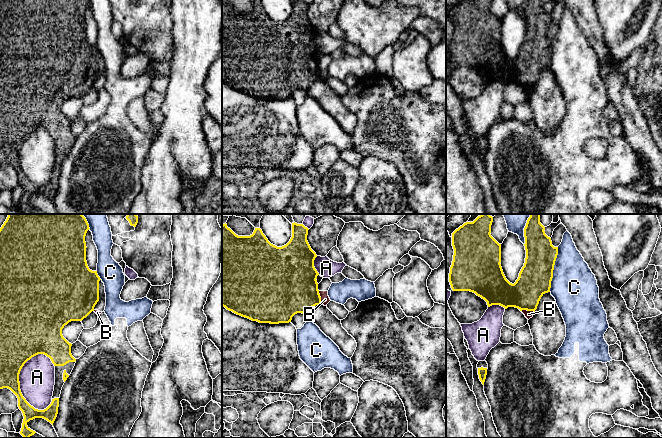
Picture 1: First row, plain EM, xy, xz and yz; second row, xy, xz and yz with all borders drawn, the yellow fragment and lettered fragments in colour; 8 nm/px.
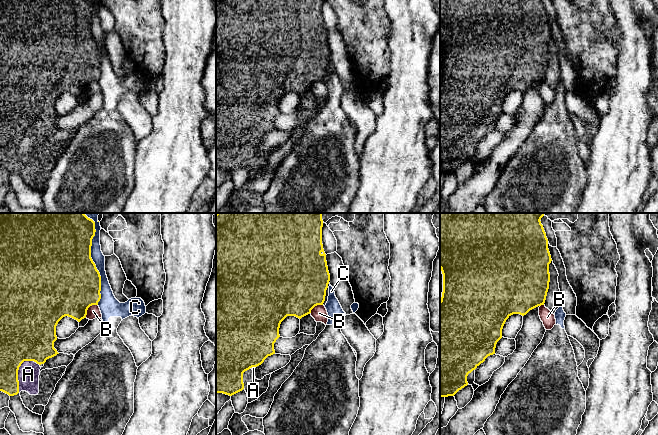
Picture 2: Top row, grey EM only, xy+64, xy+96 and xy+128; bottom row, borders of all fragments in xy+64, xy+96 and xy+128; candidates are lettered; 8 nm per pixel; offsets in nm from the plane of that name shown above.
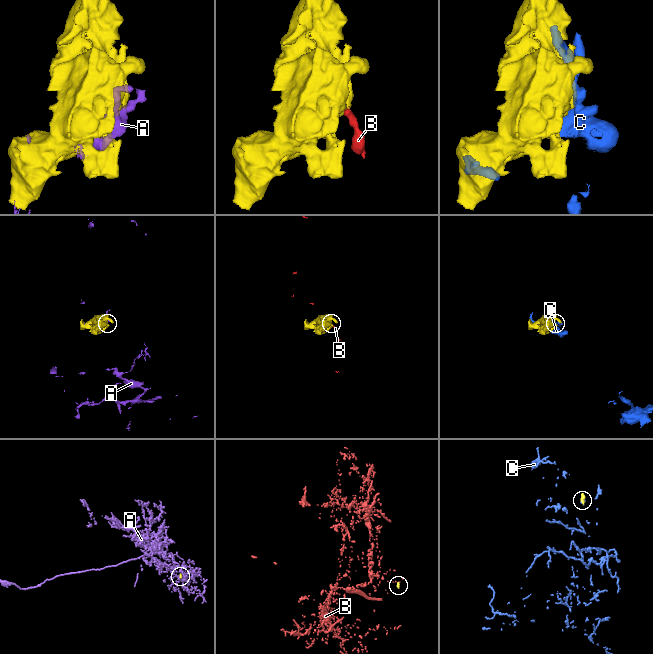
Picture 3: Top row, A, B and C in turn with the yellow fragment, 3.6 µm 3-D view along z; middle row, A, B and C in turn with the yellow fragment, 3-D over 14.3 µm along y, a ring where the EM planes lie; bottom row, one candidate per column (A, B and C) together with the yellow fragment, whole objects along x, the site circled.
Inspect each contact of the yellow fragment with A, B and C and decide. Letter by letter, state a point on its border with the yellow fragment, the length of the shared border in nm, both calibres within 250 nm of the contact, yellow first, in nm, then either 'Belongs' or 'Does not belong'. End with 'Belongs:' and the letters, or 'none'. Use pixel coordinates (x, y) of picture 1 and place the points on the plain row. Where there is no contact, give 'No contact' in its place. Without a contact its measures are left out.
A: Touches yellow at xy (19, 160). Shared border 460 nm. Thickness 220 nm (yellow) against 280 nm. Does not belong
B: Touches yellow at yz (528, 86). Shared border 110 nm. Thickness 260 nm (yellow) against 60 nm. Does not belong
C: Touches yellow at yz (553, 45). Shared border 360 nm. Thickness 260 nm (yellow) against 360 nm. Does not belong
Belongs: none

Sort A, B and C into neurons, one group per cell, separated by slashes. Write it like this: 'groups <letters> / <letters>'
groups A / B / C

